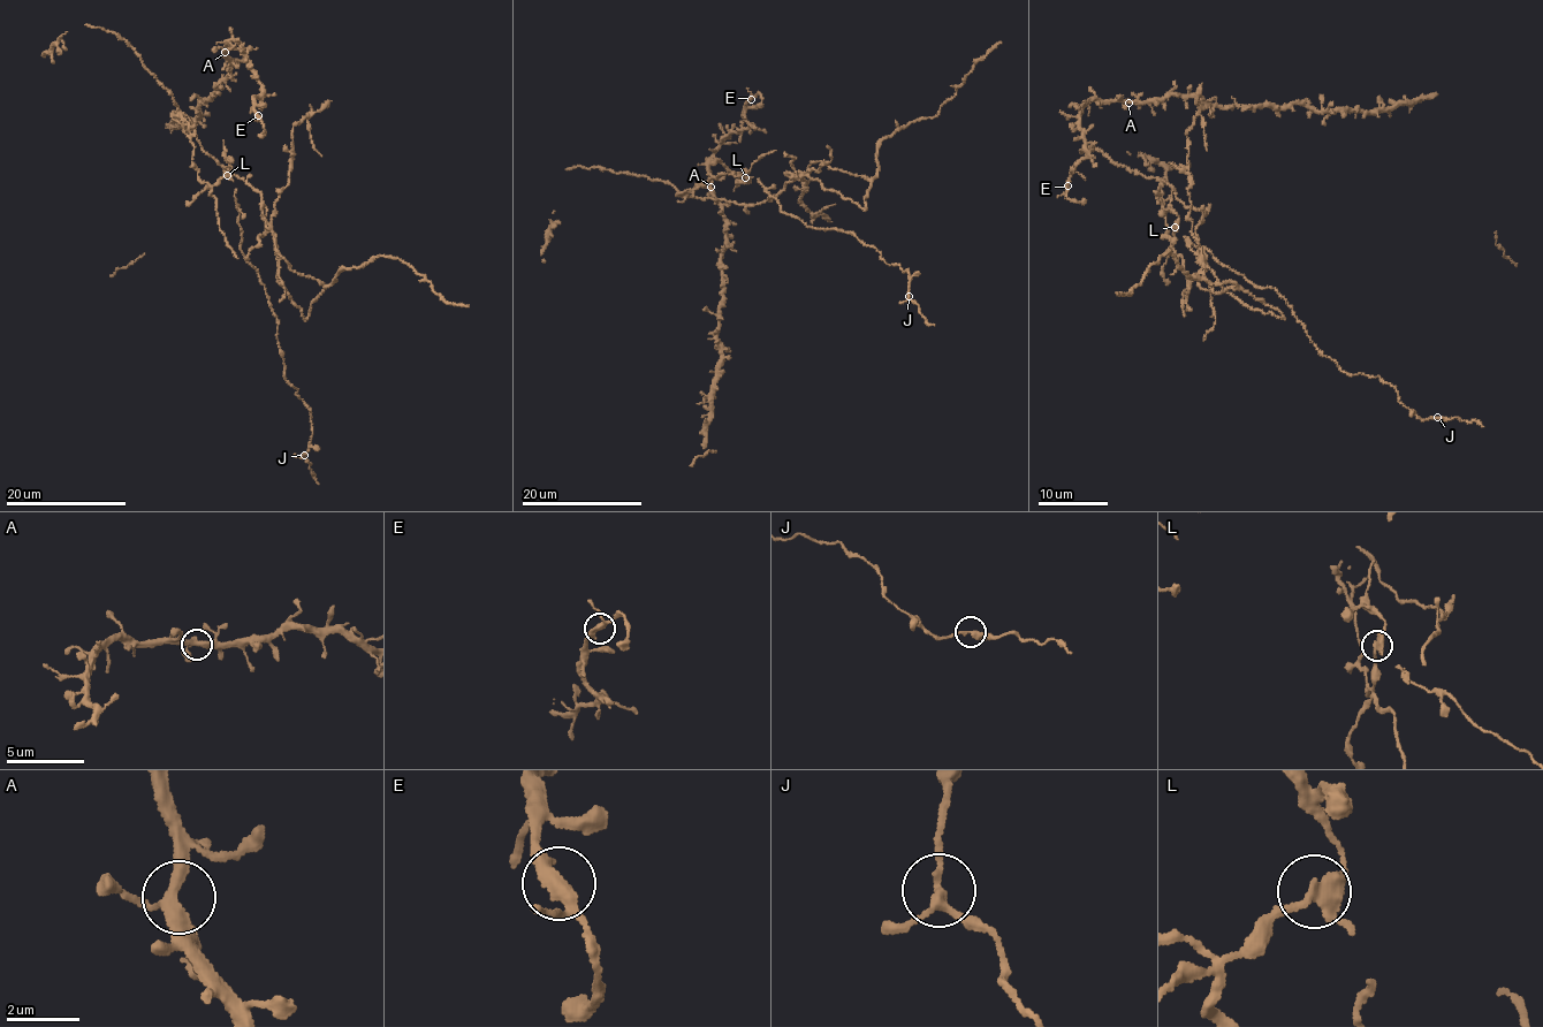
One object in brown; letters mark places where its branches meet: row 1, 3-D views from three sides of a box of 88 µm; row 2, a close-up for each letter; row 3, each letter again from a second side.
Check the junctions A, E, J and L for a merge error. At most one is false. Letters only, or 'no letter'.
L

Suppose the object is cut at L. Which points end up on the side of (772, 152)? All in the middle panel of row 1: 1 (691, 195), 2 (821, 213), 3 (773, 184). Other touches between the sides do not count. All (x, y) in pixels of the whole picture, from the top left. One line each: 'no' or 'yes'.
1: yes
2: yes
3: no

